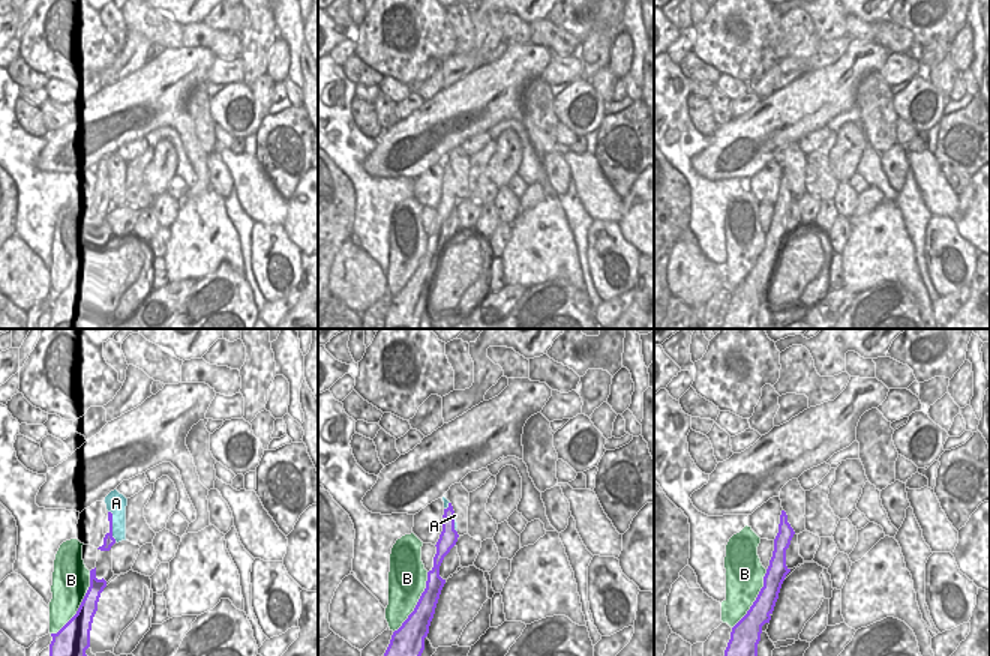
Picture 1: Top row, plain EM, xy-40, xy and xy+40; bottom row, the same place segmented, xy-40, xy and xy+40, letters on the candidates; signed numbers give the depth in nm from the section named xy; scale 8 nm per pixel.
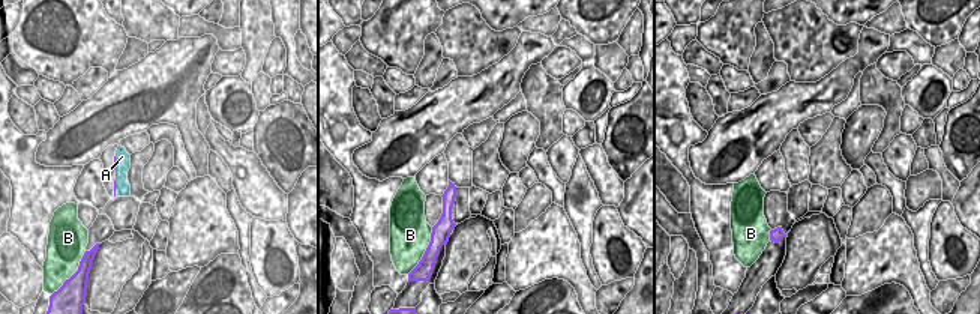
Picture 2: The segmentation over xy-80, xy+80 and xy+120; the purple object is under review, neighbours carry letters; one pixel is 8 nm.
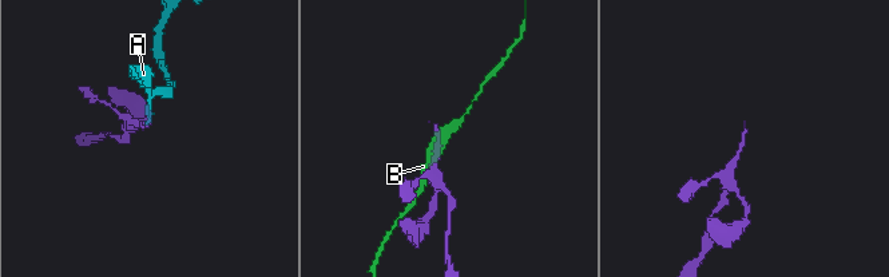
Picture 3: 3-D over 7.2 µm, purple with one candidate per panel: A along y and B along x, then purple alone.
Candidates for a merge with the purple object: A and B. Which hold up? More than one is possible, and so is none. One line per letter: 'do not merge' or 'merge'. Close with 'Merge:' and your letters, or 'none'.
A: do not merge
B: do not merge
Merge: none

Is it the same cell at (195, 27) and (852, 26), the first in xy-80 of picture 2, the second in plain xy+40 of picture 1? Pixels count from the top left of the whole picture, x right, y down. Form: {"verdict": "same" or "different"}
{"verdict": "different"}

